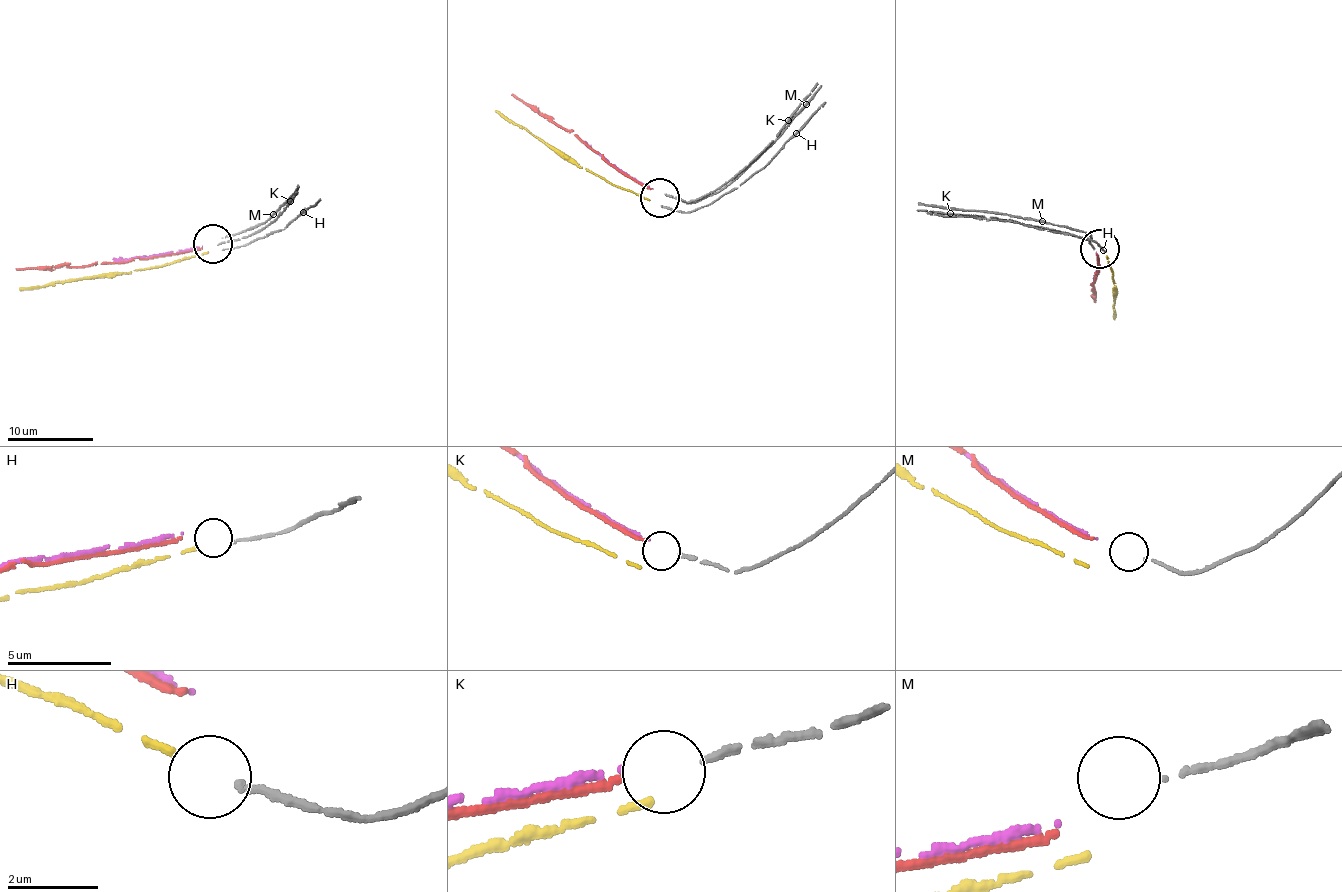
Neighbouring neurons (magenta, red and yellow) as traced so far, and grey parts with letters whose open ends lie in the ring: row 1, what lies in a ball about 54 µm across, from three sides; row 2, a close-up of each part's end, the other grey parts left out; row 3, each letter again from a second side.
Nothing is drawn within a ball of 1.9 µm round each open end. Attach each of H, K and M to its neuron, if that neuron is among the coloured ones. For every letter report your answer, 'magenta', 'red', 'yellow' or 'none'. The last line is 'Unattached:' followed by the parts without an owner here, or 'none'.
H: yellow
K: red
M: none
Unattached: M

